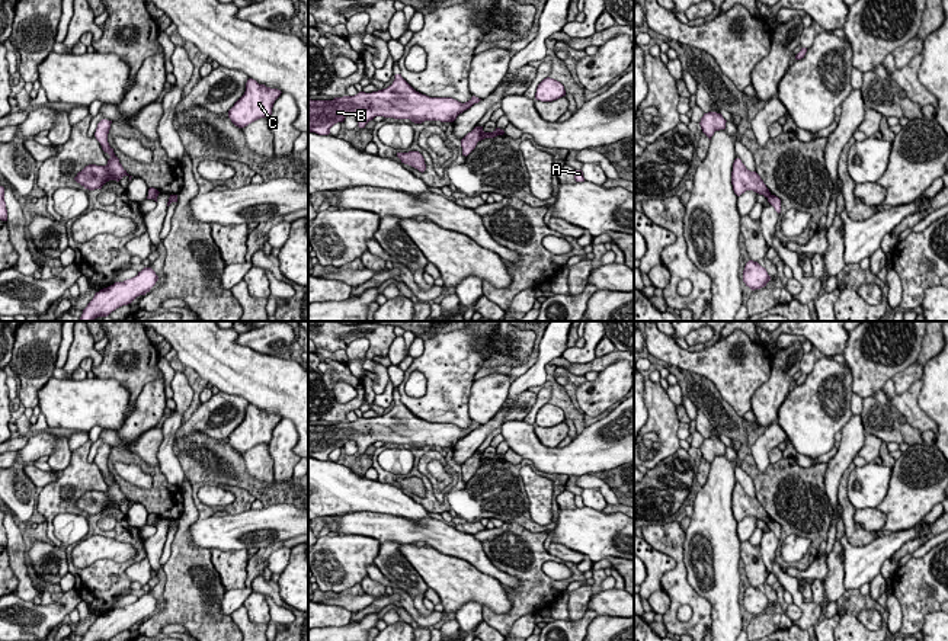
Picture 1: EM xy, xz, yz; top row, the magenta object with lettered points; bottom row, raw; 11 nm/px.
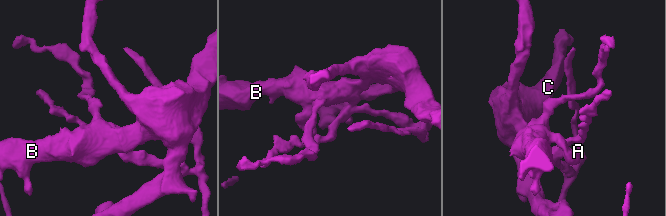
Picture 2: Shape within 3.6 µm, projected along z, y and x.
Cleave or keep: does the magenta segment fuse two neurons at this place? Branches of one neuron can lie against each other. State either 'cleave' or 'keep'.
cleave

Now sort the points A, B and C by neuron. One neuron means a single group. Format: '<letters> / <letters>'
A / B C

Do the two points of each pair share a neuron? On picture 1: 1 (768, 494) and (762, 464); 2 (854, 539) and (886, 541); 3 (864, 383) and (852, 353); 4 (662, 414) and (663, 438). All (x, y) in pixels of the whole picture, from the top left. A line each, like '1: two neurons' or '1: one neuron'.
1: two neurons
2: two neurons
3: one neuron
4: one neuron

